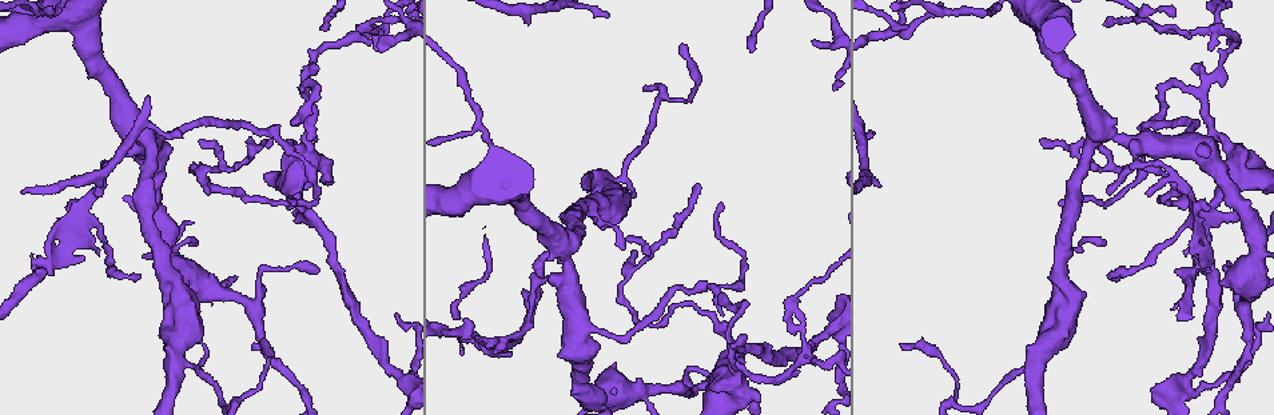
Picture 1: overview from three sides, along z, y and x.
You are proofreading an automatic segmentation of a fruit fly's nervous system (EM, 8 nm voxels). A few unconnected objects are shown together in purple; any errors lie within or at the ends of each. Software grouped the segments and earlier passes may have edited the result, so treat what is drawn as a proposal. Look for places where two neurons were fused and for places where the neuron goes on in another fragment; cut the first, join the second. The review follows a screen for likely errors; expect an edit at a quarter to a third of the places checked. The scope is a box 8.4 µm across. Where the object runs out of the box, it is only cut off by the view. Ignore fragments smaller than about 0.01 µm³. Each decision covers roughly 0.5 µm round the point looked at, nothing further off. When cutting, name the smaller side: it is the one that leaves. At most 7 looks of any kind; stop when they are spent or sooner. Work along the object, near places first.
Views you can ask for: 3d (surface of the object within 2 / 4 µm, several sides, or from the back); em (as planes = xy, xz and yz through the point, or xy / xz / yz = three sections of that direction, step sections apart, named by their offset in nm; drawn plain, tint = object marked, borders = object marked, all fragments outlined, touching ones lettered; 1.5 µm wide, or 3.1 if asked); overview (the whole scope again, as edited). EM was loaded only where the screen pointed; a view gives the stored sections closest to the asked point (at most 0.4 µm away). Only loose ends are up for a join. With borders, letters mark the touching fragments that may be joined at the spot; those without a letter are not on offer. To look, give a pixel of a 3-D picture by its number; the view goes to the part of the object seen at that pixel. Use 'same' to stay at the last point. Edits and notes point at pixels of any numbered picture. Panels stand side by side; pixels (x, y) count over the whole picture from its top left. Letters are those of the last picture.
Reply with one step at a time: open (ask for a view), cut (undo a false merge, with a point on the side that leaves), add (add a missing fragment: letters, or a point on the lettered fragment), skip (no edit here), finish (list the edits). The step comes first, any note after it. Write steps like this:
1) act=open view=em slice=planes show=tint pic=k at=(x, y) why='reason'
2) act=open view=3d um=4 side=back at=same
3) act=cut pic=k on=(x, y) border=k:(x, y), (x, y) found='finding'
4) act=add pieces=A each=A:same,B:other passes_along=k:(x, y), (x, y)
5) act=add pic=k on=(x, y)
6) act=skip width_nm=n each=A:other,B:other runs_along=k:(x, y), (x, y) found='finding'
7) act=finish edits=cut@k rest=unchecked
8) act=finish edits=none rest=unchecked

act=open view=3d um=2 pic=1 at=(788, 310)

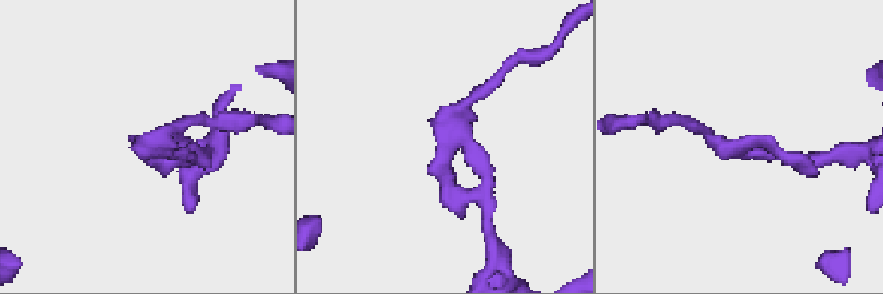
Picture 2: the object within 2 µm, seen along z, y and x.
act=open view=em slice=xy step=8 show=tint pic=2 at=(747, 138) why='need the tissue'

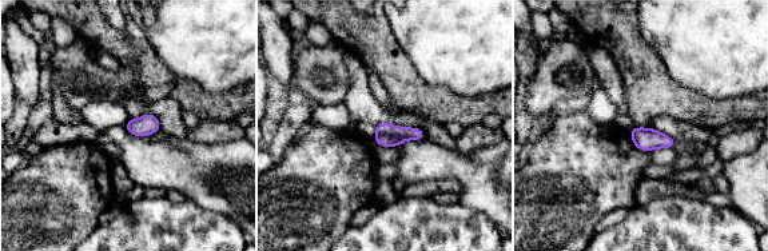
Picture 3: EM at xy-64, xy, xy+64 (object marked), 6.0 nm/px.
act=open view=em slice=planes show=borders at=same why='another direction'

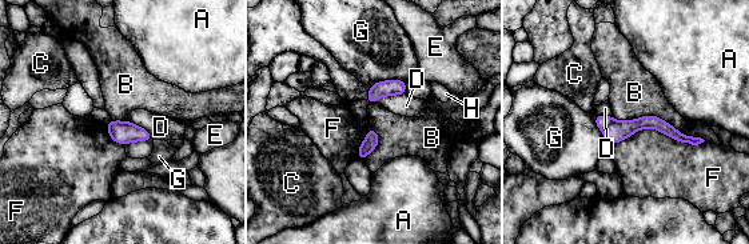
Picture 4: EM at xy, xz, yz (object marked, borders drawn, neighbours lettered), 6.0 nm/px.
act=cut pic=4 on=(602, 122) each=A:other,B:other,C:other,D:other,E:other,F:other,G:other,H:other border=4:(613, 119), (602, 131) found='a second neuron is stuck on'

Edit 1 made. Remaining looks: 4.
act=open view=overview why='redraw'

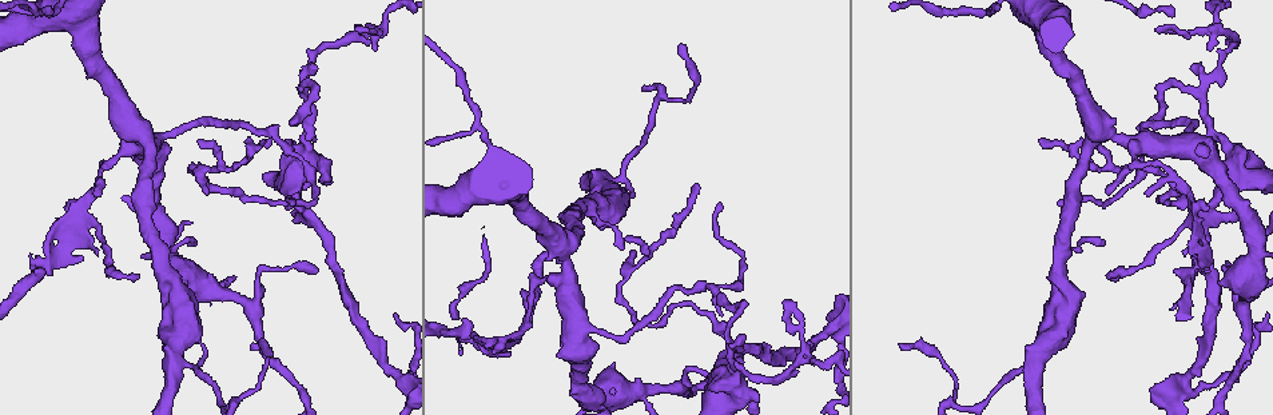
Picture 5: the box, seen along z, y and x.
act=open view=em slice=planes show=tint pic=5 at=(200, 142) why='branch stops here'

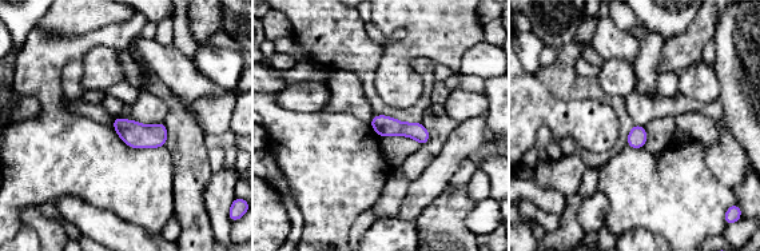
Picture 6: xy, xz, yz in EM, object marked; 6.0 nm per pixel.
act=open view=em slice=planes show=borders at=same

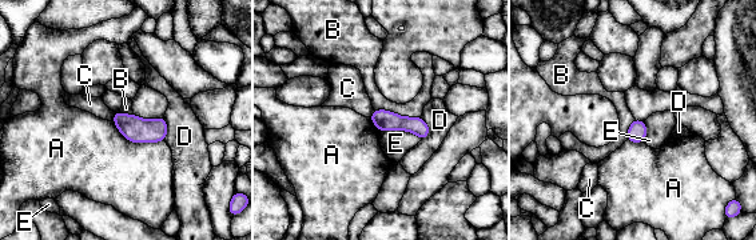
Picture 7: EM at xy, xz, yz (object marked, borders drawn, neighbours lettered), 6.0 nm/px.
act=skip each=A:other,B:other,C:other,D:other,E:other runs_along=7:(374, 116), (416, 124), (425, 132) found='no lettered fragment goes on from it'

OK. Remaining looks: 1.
act=finish edits=cut@4 rest=unchecked

